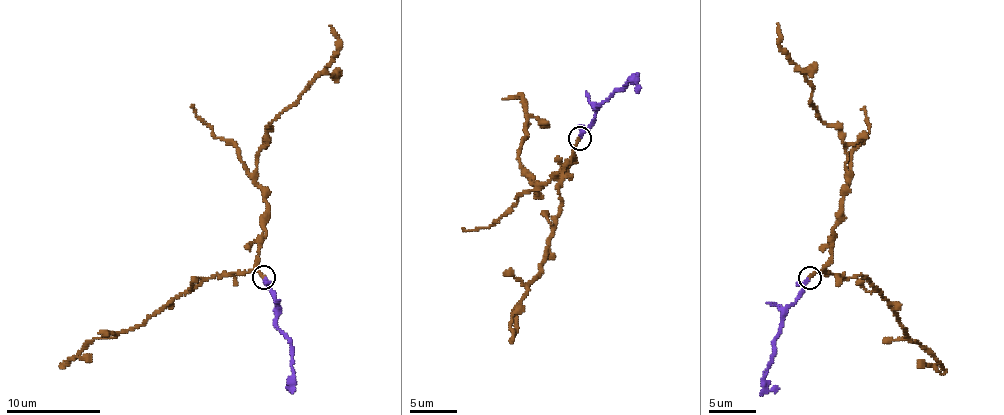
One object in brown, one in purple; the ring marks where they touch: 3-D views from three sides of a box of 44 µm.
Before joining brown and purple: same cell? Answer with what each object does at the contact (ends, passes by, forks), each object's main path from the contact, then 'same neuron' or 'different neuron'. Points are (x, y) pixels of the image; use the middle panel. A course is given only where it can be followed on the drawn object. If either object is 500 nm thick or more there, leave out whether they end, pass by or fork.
brown ends | purple passes by | brown via (580, 138), (574, 163), (530, 184), (517, 154), (527, 136), (522, 99), (502, 99) | purple via (580, 138), (603, 103), (633, 79), (639, 93) | same neuron

